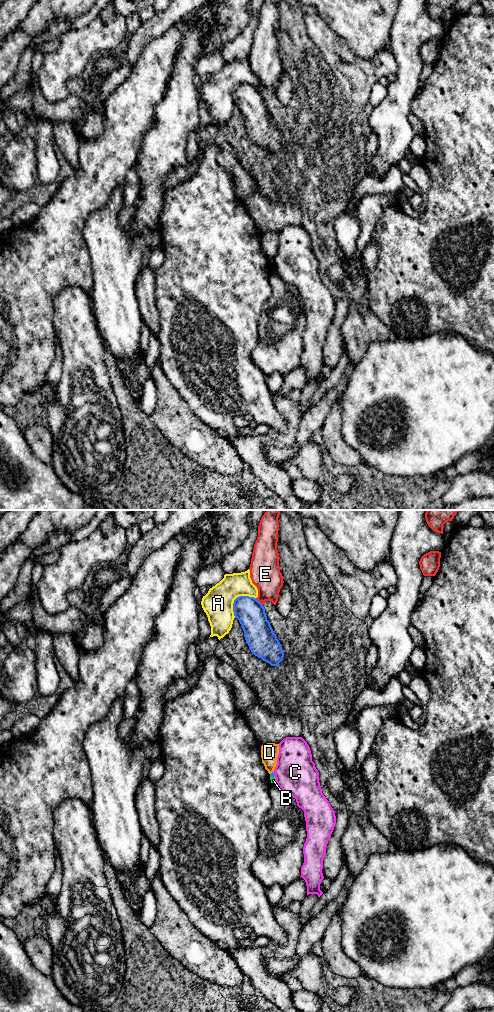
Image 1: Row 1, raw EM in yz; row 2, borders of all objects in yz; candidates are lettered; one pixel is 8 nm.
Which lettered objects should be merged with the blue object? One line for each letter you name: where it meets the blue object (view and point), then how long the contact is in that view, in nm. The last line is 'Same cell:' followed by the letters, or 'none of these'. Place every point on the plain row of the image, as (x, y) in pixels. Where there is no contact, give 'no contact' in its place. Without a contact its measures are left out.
Same cell: none of these

